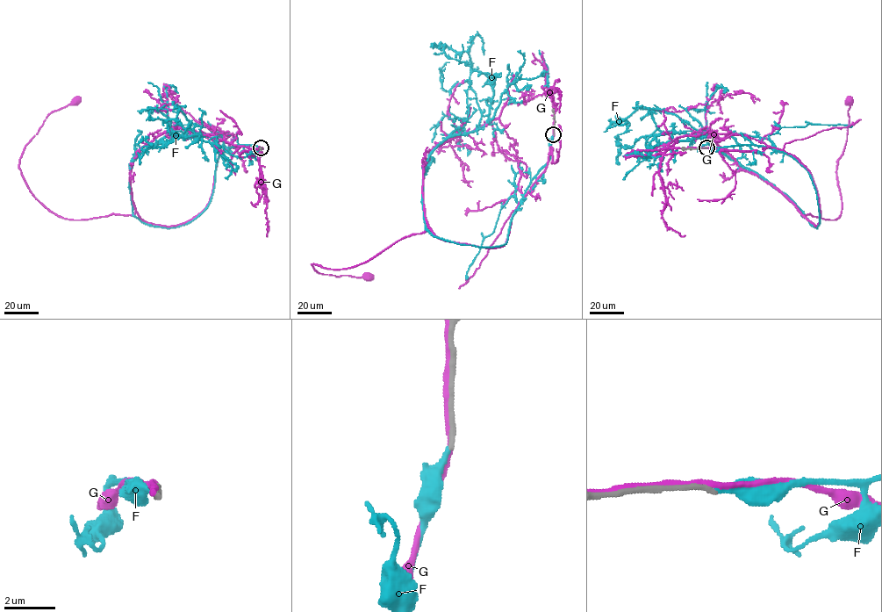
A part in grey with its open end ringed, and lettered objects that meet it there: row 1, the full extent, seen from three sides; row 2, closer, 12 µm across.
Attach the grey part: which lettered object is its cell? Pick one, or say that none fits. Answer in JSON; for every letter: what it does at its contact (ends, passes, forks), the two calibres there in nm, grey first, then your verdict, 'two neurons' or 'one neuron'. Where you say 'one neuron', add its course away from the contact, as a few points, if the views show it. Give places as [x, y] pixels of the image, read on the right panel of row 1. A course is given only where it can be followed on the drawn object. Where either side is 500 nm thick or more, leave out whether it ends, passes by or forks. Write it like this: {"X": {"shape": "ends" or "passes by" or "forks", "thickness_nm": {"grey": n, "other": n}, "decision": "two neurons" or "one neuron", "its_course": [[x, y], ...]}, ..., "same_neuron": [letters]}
{"F": {"shape": "ends", "thickness_nm": {"grey": 200, "other": 220}, "decision": "one neuron", "its_course": [[707, 147], [753, 145], [794, 158], [816, 193], [817, 227], [703, 134], [651, 134], [620, 152]]}, "G": {"shape": "passes by", "thickness_nm": {"grey": 180, "other": 240}, "decision": "two neurons"}, "same_neuron": ["F"]}

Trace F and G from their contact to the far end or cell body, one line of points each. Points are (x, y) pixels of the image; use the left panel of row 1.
F: (261, 147), (222, 153), (208, 206), (173, 227), (132, 215), (132, 162), (201, 133), (137, 152)
G: (261, 147), (224, 150), (208, 205), (180, 224), (67, 219), (18, 164), (46, 117), (75, 101)

